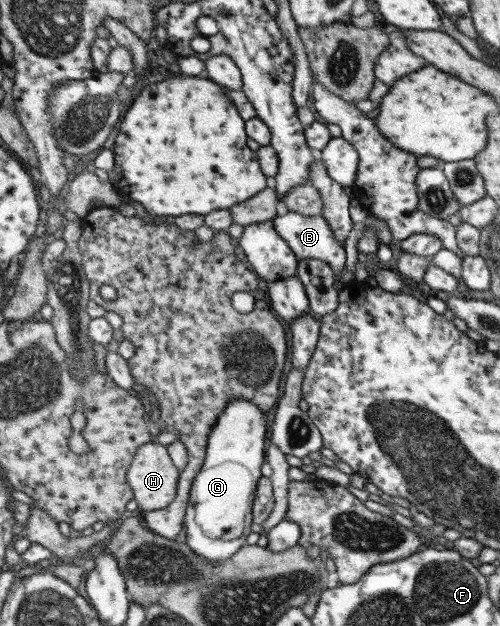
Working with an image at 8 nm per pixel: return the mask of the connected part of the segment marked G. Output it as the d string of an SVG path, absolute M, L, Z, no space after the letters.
M230 399L223 413L218 417L207 438L202 467L193 478L189 496L191 503L185 510L184 536L185 543L194 554L208 562L222 562L232 556L236 550L245 545L251 523L251 504L257 480L261 477L260 465L265 462L265 445L267 439L264 425L266 413L244 399Z

